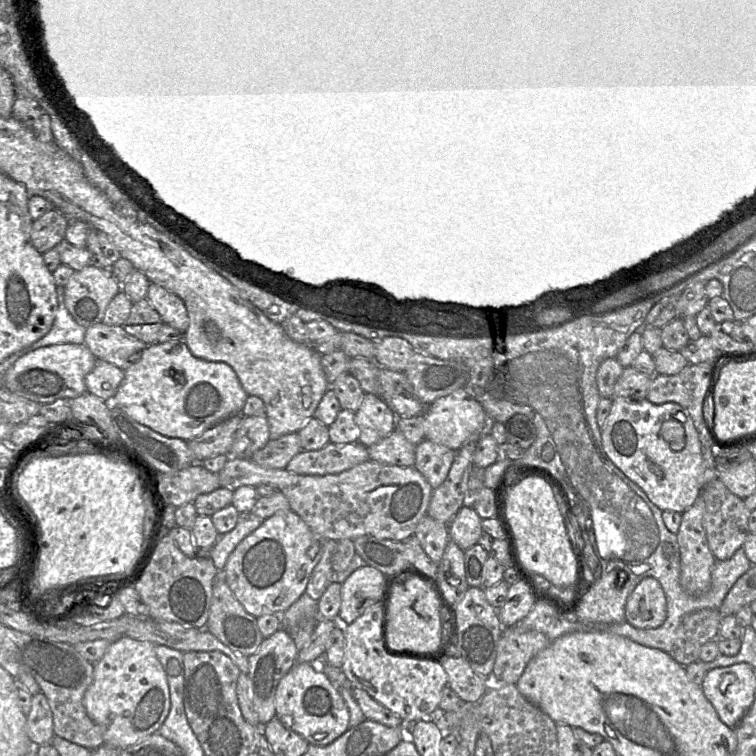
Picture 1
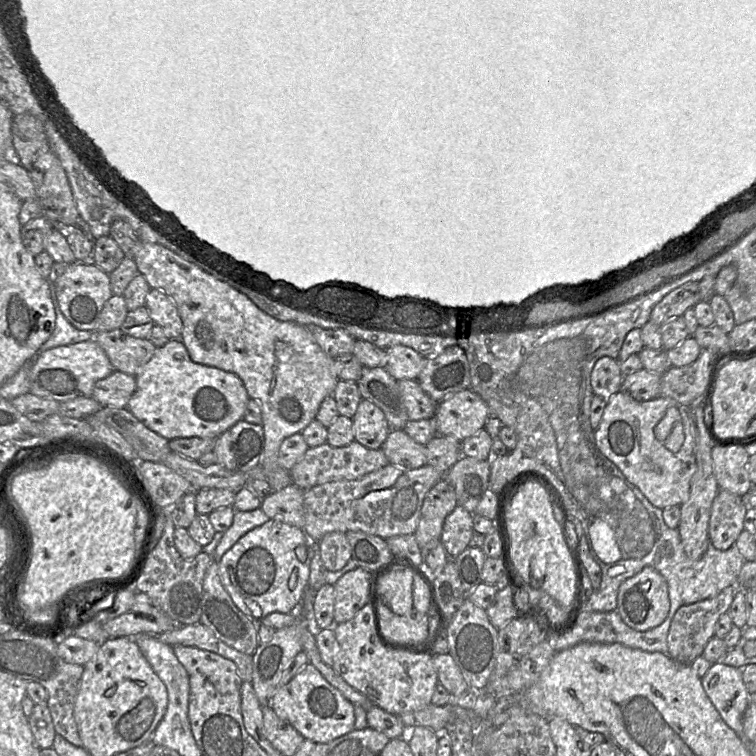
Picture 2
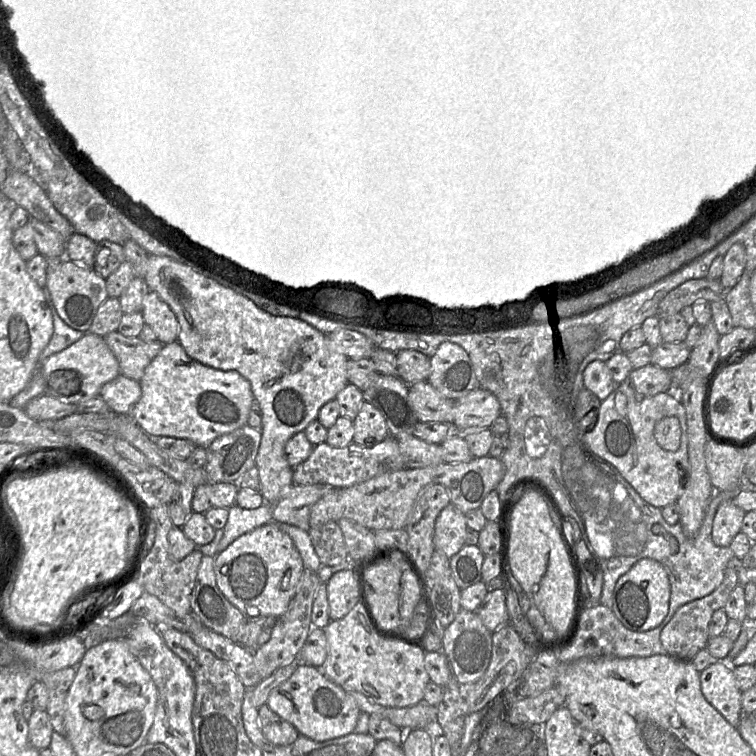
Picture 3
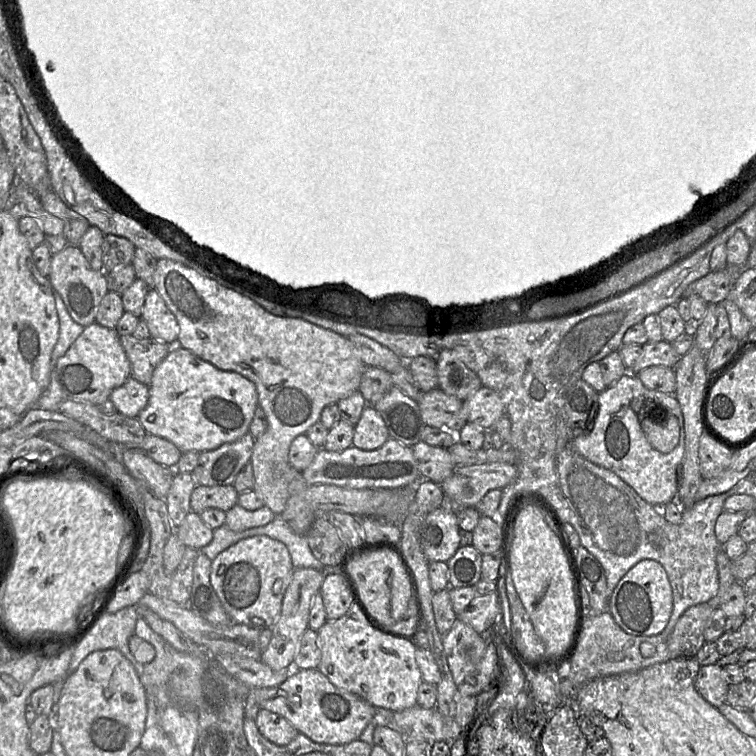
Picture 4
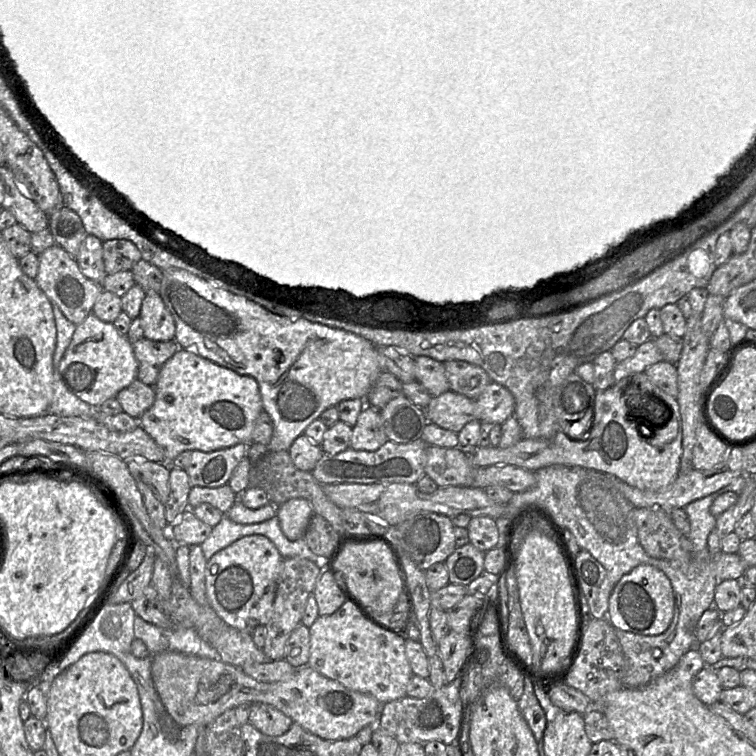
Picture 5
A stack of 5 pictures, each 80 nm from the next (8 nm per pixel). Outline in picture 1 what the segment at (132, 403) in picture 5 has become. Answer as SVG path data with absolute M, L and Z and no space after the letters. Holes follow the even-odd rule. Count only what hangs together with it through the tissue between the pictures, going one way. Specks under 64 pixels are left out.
M97 359L93 370L85 376L85 385L87 392L111 404L112 398L123 378L123 369L101 359Z

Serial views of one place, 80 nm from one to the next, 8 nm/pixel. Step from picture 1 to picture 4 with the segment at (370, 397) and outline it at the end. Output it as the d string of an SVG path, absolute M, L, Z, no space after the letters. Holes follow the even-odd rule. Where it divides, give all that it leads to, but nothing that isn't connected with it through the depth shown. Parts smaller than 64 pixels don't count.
M367 404L354 426L352 445L362 450L375 450L389 438L383 418L372 405Z

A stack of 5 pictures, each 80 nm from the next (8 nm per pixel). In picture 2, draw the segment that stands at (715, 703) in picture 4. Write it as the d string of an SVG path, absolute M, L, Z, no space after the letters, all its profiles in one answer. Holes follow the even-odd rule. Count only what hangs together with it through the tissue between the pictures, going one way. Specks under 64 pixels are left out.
M714 663L701 678L701 684L723 721L742 737L743 716L750 704L742 669Z

